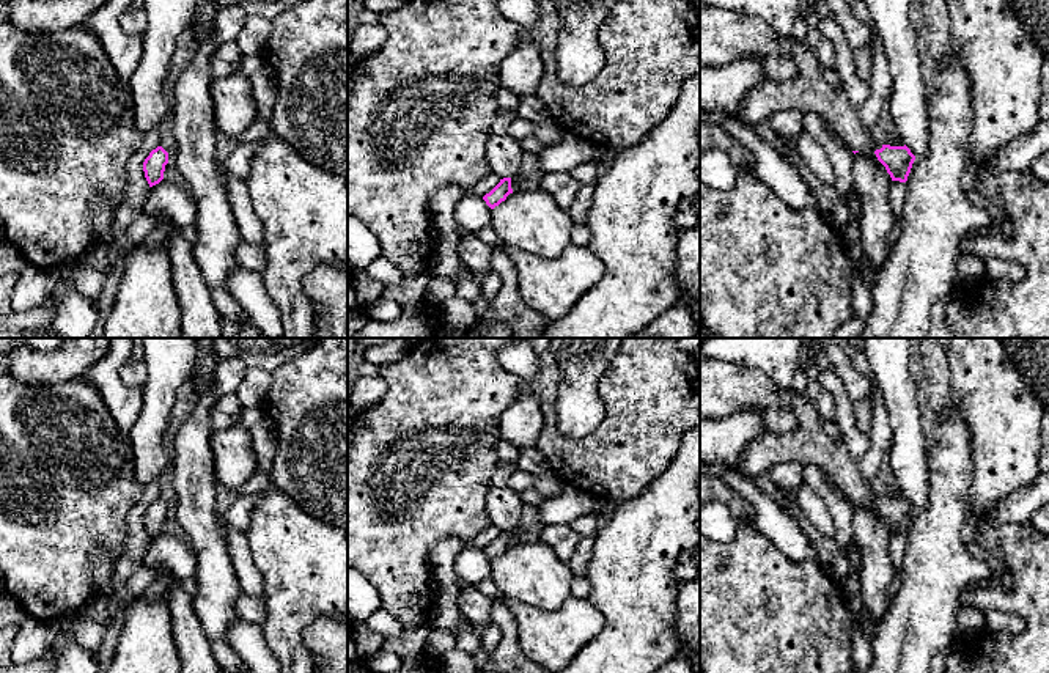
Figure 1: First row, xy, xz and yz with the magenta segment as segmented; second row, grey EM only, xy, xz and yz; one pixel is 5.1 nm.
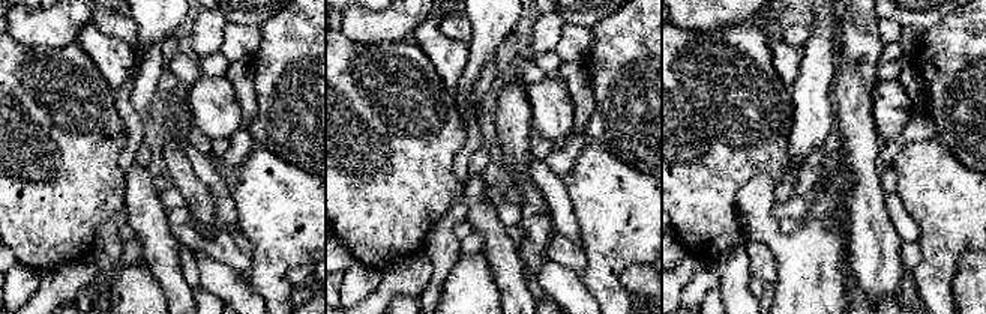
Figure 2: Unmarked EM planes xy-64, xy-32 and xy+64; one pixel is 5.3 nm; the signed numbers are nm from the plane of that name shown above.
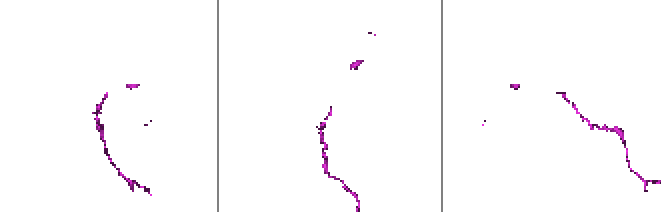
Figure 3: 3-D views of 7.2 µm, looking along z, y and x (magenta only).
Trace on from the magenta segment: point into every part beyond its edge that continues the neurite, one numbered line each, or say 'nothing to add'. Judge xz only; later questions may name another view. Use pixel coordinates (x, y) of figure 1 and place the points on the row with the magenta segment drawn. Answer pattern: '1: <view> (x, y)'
nothing to add

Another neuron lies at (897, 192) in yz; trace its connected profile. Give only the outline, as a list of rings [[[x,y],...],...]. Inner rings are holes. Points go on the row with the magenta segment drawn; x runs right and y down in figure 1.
[[[892,181],[889,187],[889,203],[896,220],[903,219],[903,206],[907,195],[906,182]]]

